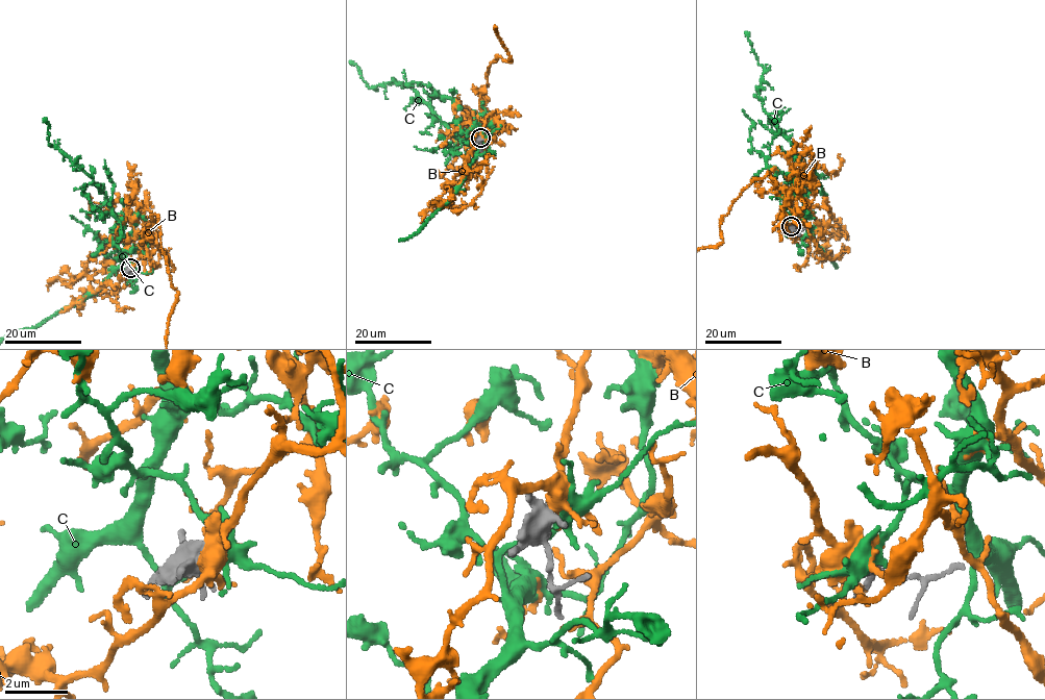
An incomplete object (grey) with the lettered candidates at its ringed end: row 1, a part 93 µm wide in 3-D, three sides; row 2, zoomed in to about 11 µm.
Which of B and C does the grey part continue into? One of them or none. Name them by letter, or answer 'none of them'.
none of them

